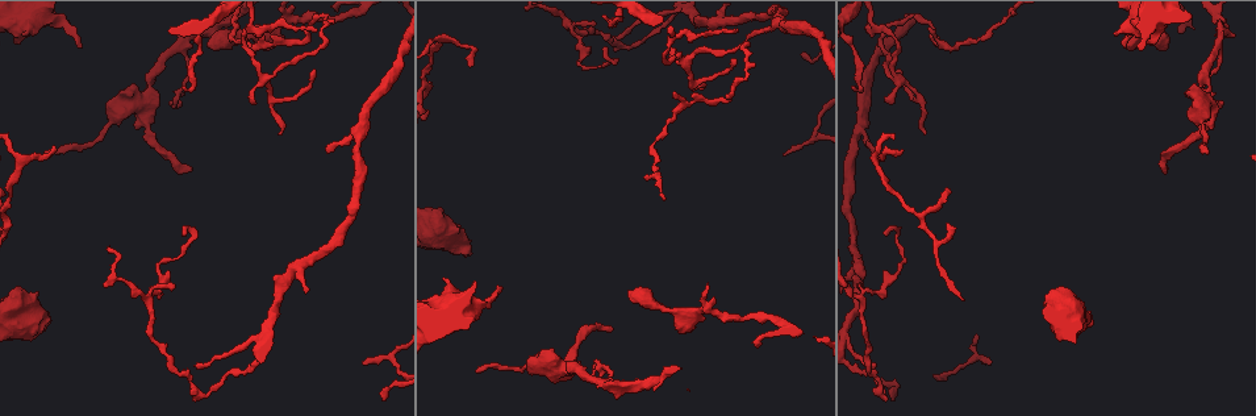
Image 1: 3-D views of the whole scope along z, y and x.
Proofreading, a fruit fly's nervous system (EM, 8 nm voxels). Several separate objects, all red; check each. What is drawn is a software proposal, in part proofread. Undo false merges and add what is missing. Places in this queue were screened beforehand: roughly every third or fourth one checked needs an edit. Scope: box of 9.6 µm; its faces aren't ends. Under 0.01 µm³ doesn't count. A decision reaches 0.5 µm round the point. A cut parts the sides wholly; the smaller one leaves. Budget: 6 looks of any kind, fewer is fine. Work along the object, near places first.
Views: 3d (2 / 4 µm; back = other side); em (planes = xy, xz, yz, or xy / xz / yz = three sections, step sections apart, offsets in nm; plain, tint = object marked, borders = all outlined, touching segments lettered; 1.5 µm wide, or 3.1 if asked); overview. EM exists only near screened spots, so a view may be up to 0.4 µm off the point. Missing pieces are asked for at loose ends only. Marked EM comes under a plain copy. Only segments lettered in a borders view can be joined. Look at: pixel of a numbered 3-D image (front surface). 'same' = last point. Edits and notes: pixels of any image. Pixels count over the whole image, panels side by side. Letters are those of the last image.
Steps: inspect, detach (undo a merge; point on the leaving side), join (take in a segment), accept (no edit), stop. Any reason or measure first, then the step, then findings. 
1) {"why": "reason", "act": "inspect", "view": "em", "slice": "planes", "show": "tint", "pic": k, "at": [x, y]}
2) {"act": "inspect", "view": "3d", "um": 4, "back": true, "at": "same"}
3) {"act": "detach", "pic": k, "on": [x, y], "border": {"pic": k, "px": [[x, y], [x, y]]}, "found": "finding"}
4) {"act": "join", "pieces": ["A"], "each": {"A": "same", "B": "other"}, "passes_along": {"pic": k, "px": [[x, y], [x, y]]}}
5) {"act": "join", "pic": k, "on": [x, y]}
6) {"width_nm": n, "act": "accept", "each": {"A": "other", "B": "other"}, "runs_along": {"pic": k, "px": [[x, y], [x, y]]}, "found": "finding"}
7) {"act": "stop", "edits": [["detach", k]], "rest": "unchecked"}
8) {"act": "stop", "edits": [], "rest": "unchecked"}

{"why": "thick turns thin", "act": "inspect", "view": "em", "slice": "yz", "step": 8, "show": "tint", "pic": 1, "at": [290, 18]}

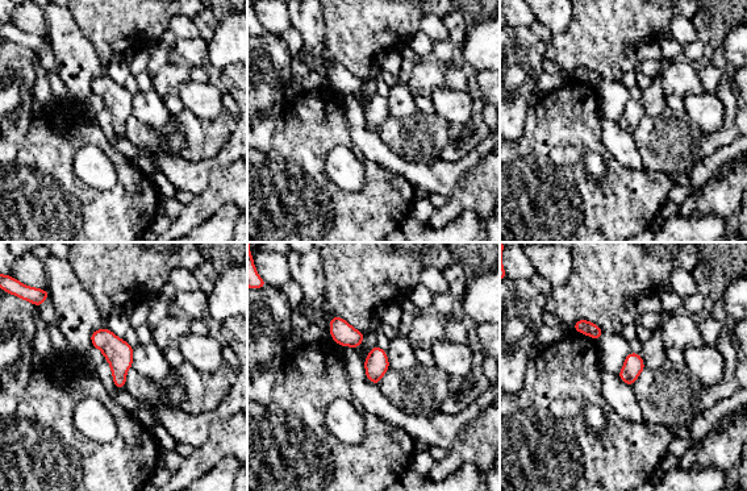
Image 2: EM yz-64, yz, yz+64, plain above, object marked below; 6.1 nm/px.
{"act": "inspect", "view": "em", "slice": "planes", "show": "borders", "at": "same"}

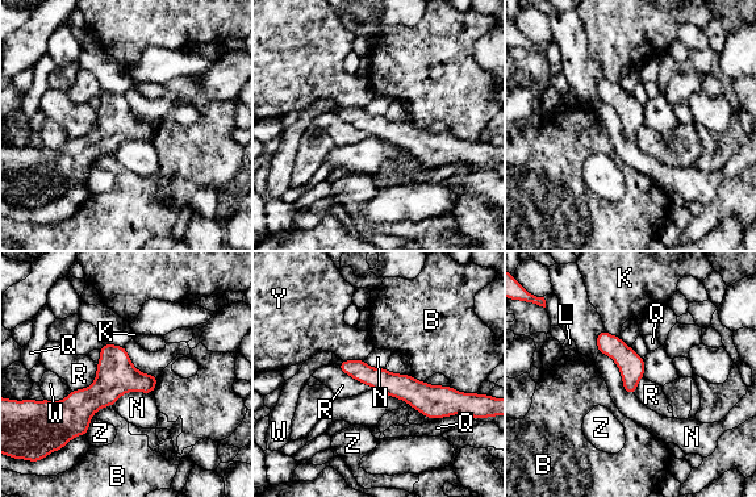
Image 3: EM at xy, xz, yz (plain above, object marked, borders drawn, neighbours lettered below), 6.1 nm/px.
{"act": "accept", "each": {"B": "other", "K": "other", "L": "other", "N": "other", "Q": "other", "R": "other", "W": "other", "Y": "other", "Z": "other"}, "runs_along": {"pic": 3, "px": [[342, 366], [422, 397], [455, 397]]}, "found": "one cell here"}

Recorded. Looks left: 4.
{"why": "free end", "act": "inspect", "view": "em", "slice": "xz", "step": 8, "show": "tint", "pic": 1, "at": [502, 288]}

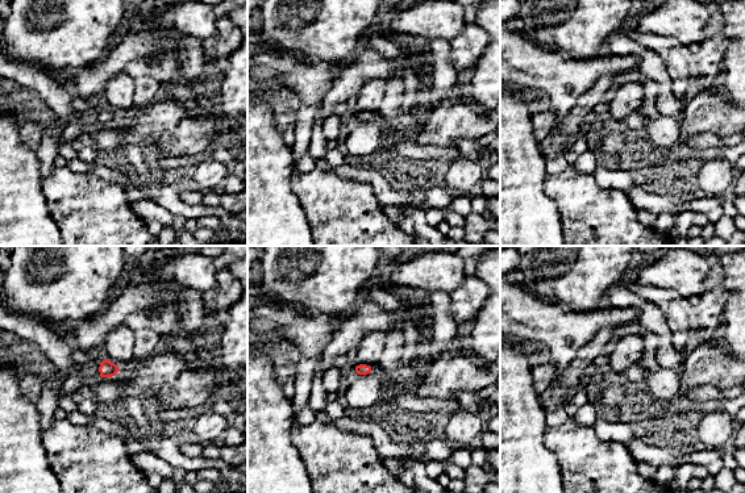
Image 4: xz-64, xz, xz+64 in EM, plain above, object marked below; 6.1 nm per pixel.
{"act": "inspect", "view": "em", "slice": "planes", "show": "borders", "at": "same"}

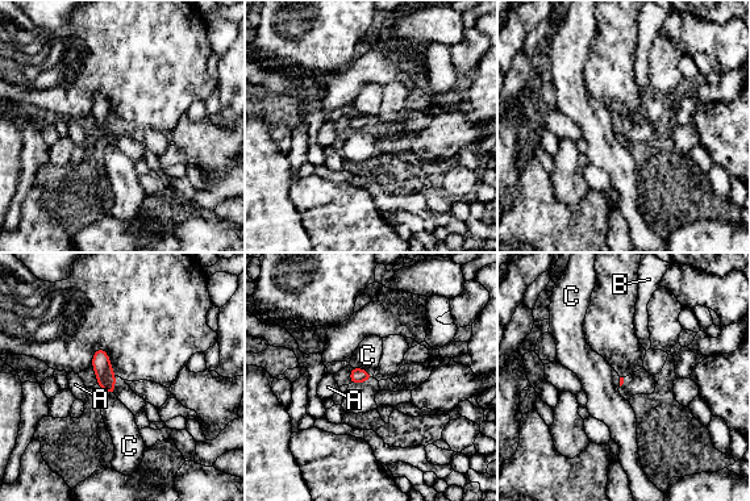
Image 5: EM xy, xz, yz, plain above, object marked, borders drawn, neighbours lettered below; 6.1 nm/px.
{"act": "accept", "each": {"A": "other", "B": "other", "C": "other"}, "border": {"pic": 5, "px": [[351, 366], [361, 367], [373, 376]]}, "found": "no lettered segment goes on from it"}

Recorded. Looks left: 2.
{"why": "thin end", "act": "inspect", "view": "em", "slice": "planes", "show": "borders", "pic": 1, "at": [58, 153]}

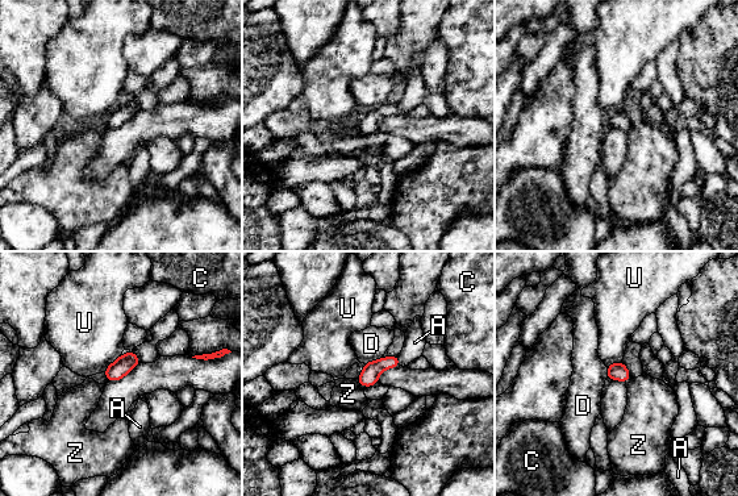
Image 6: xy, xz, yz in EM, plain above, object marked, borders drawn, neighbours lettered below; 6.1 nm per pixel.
{"act": "accept", "each": {"A": "other", "C": "other", "D": "other", "U": "other", "Z": "other"}, "border": {"pic": 6, "px": [[355, 379], [365, 387]]}, "found": "no lettered segment goes on from it"}

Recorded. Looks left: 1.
{"act": "stop", "edits": [], "rest": "unchecked"}

